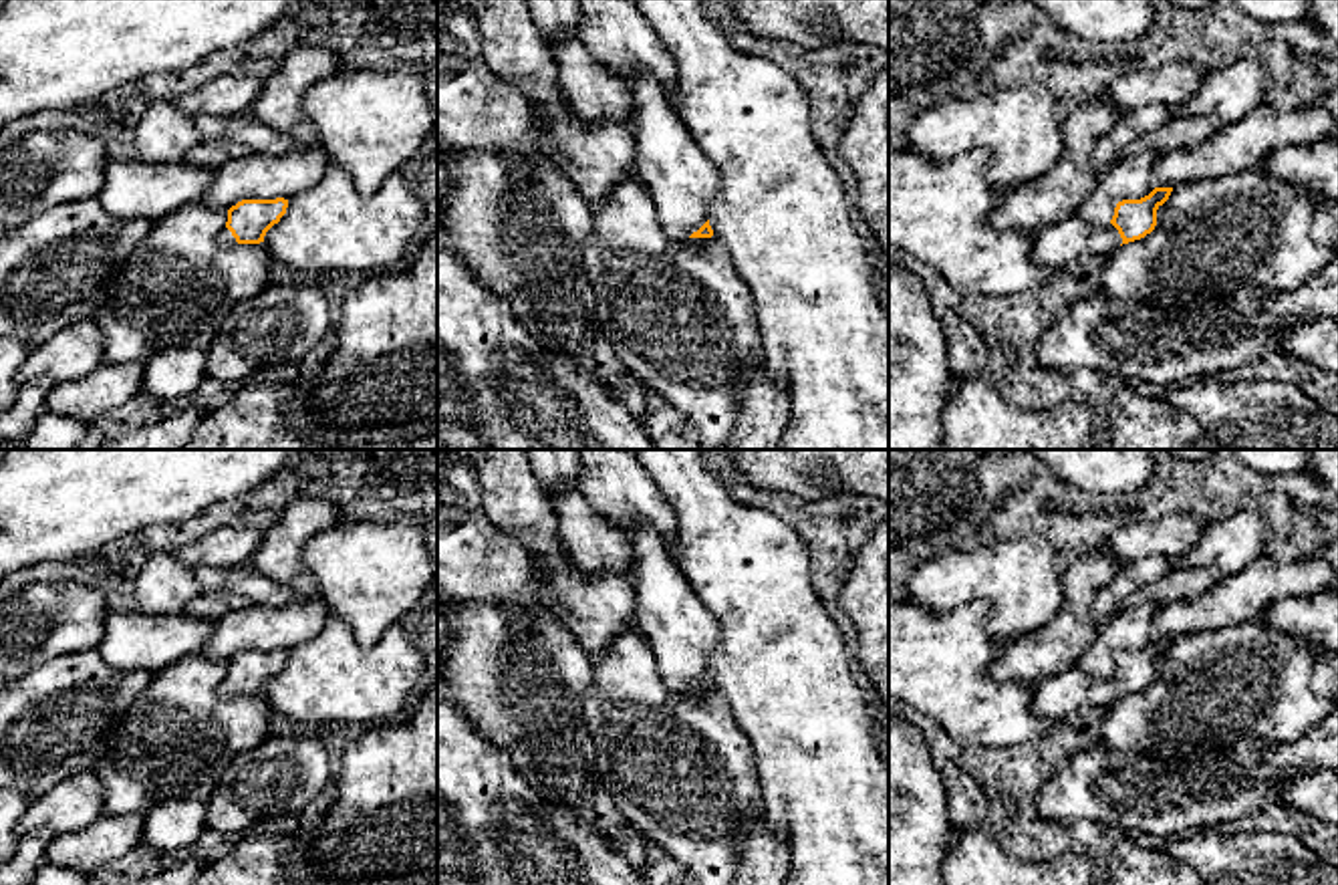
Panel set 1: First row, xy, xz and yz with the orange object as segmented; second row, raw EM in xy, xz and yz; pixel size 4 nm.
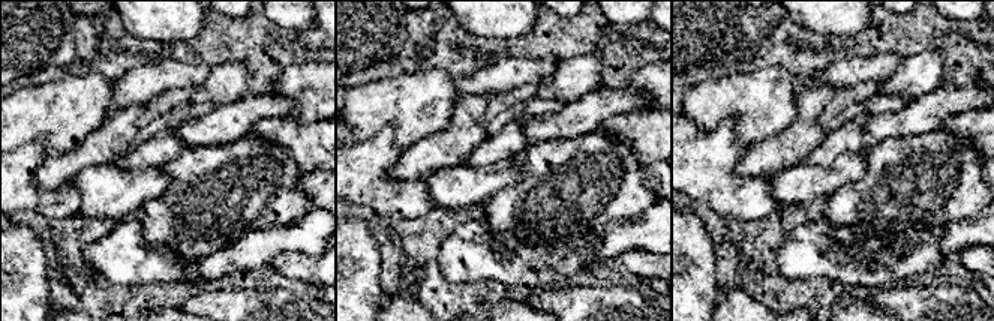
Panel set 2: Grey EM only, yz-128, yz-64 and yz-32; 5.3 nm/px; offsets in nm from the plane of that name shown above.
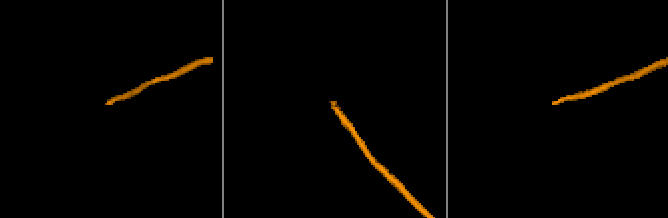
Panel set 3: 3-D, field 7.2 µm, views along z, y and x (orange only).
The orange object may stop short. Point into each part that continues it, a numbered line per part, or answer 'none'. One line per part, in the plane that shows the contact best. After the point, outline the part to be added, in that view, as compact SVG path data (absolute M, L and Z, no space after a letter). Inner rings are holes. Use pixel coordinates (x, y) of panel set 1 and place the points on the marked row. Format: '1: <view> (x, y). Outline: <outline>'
1: yz (1060, 244). Outline: M1068 218L1034 232L1032 260L1066 270L1088 256L1110 256L1122 238L1112 224Z

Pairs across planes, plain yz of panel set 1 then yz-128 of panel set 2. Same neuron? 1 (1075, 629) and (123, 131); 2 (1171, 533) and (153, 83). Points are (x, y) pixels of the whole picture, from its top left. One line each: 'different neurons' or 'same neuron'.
1: same neuron
2: same neuron

